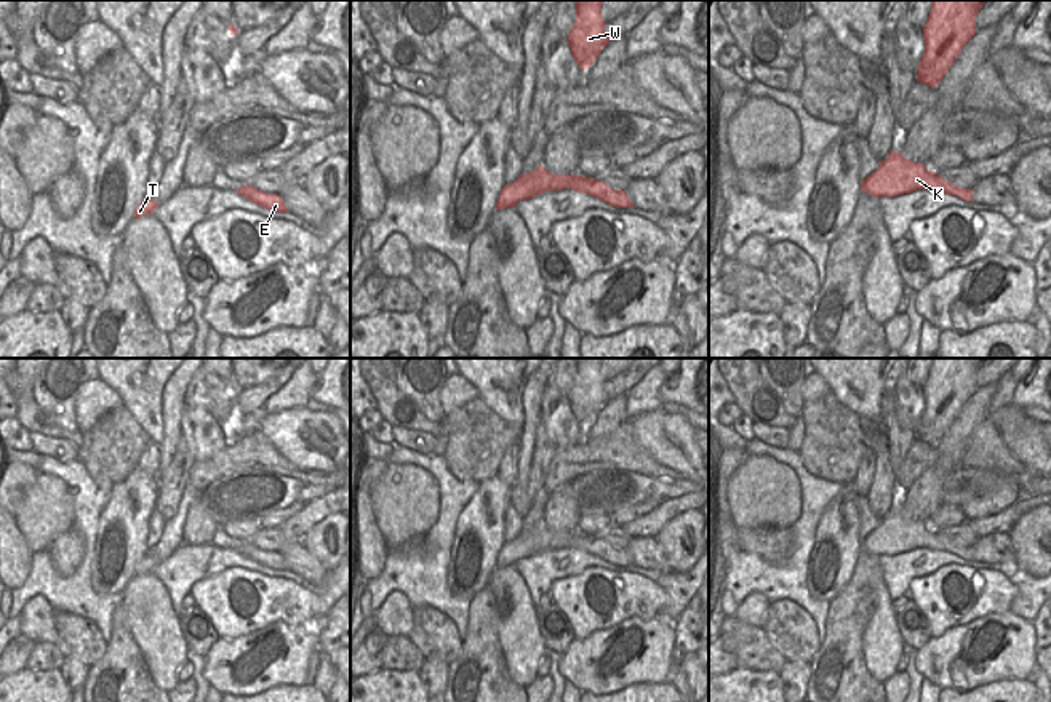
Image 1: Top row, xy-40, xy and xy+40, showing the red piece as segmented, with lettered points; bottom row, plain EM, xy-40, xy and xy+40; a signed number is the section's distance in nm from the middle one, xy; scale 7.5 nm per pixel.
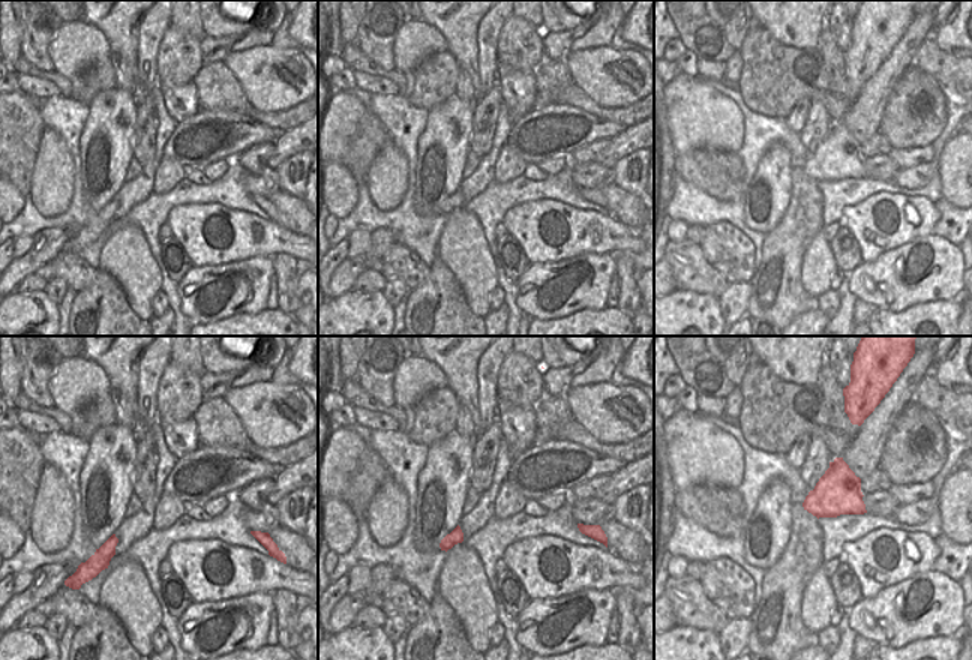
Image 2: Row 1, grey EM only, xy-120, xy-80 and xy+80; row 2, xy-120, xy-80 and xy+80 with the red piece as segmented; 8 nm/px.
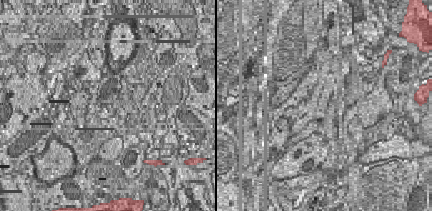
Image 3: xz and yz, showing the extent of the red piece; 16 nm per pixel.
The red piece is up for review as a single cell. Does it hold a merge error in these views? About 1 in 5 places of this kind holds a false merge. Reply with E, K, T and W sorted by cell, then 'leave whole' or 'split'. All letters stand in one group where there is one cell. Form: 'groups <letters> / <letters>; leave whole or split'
groups E K T W; leave whole

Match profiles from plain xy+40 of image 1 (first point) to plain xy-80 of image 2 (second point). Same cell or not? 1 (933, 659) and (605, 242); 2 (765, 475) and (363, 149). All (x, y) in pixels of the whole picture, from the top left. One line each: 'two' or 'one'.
1: two
2: one

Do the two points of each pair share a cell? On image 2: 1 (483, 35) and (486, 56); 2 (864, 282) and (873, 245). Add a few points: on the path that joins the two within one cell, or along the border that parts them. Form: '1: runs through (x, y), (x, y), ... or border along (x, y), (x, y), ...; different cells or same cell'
1: runs through (486, 39), (486, 51); same cell
2: border along (900, 245), (863, 263); different cells

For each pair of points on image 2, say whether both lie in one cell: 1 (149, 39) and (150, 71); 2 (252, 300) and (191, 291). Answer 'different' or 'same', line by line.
1: same
2: same

